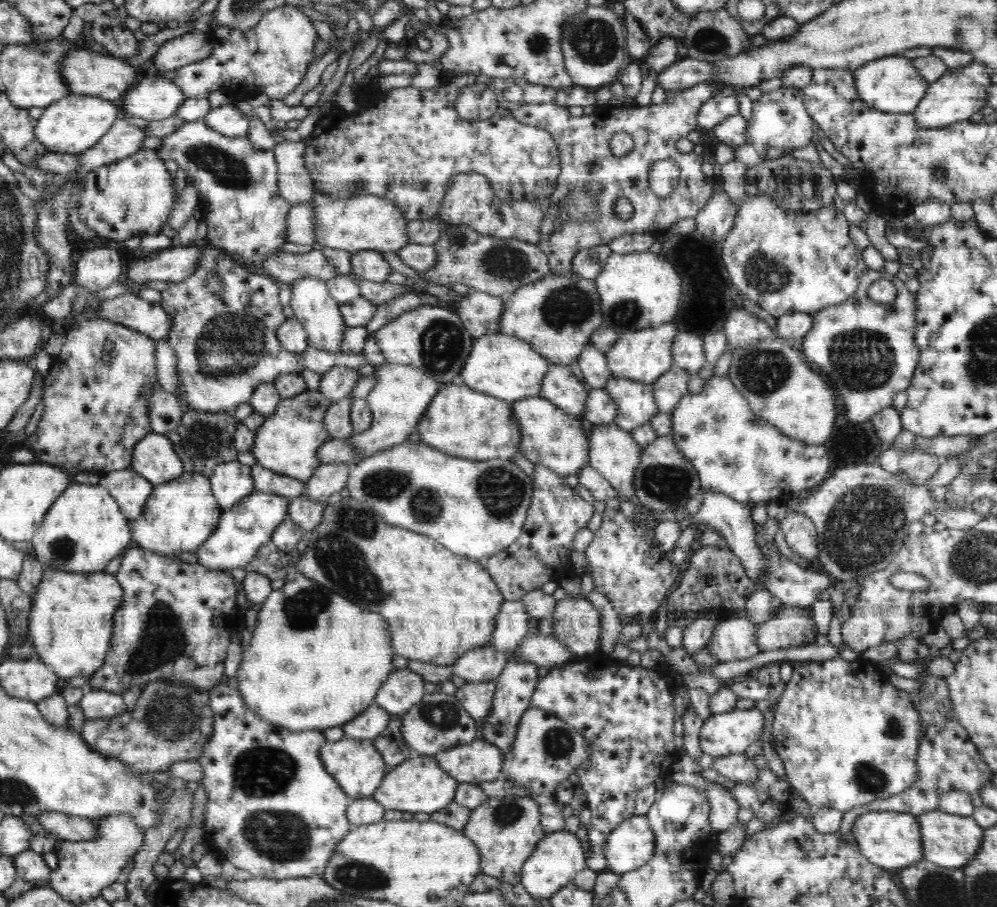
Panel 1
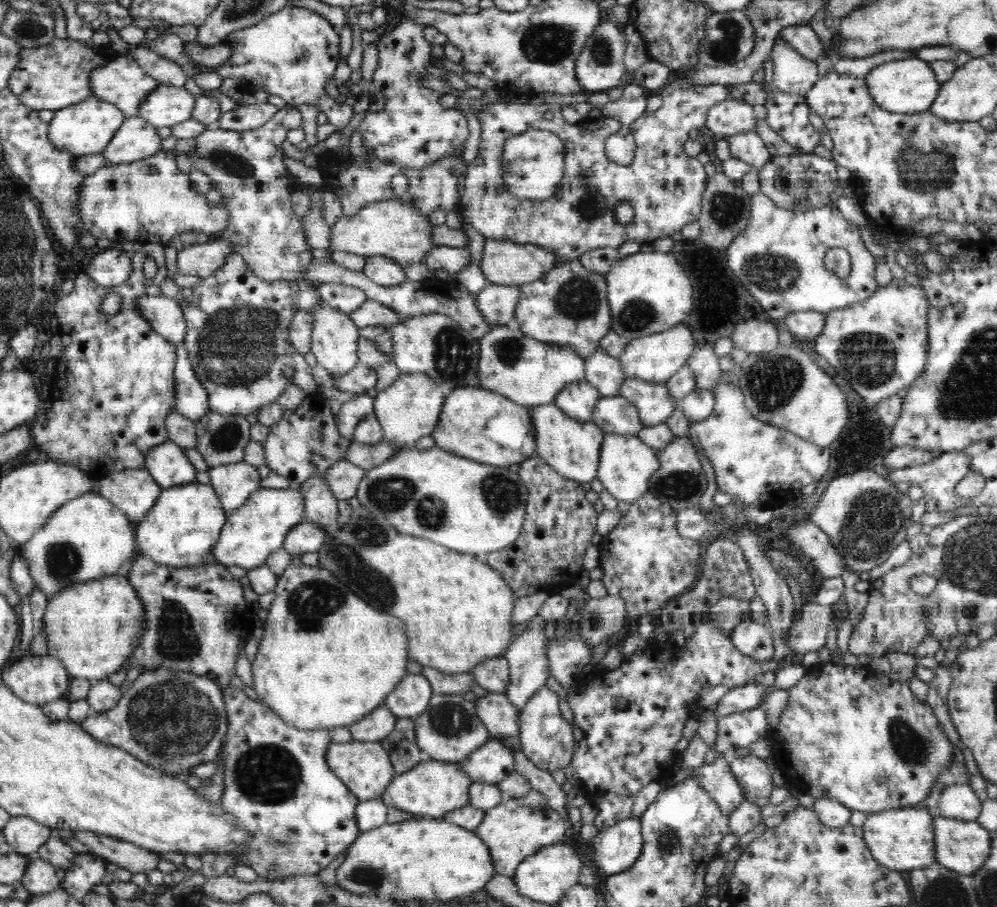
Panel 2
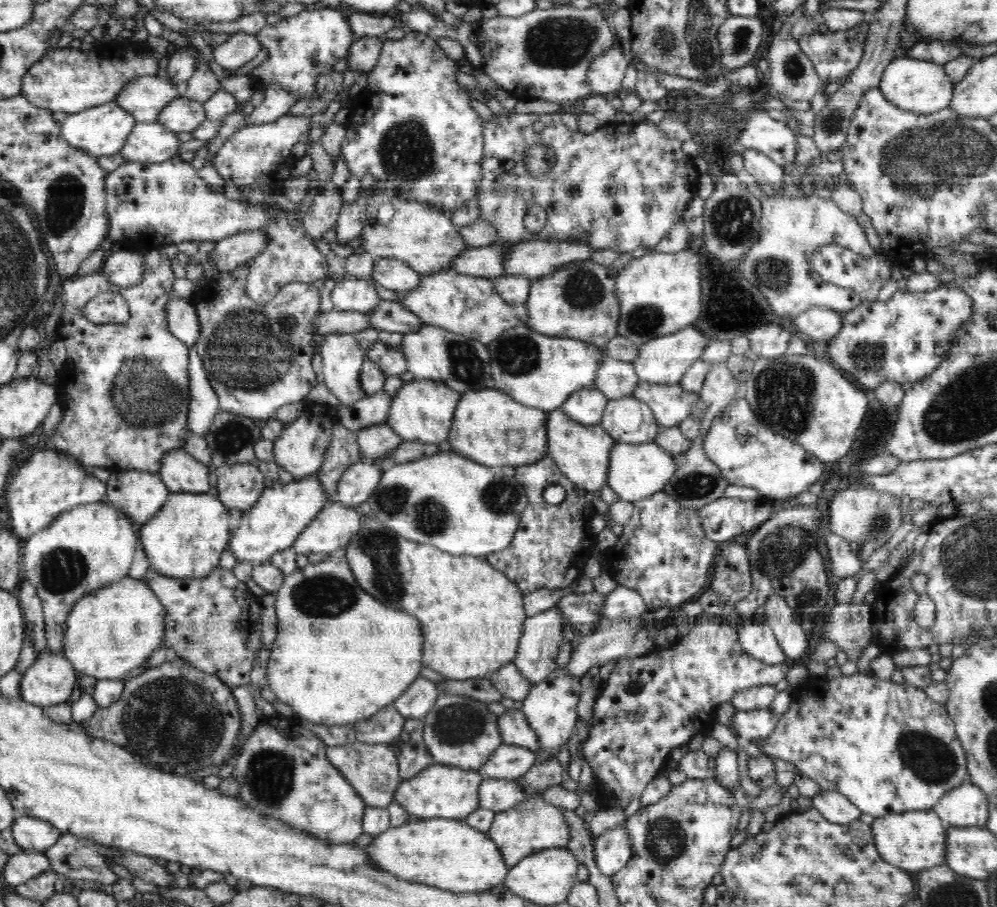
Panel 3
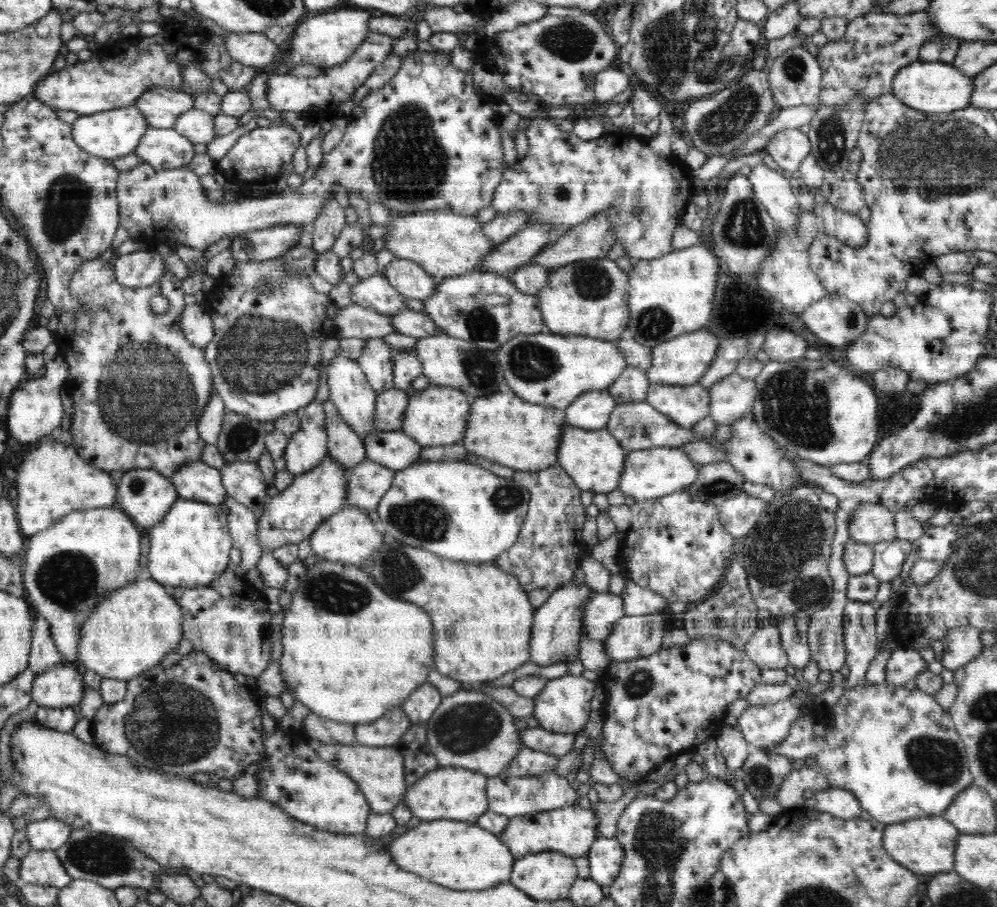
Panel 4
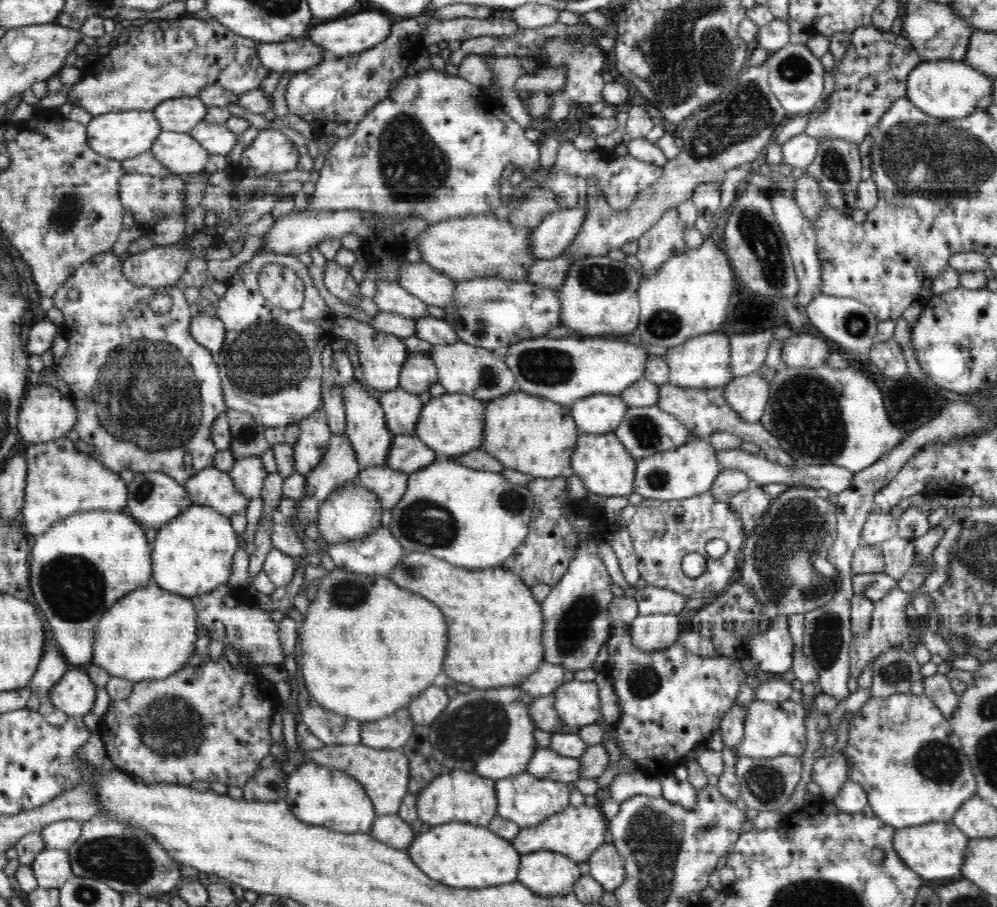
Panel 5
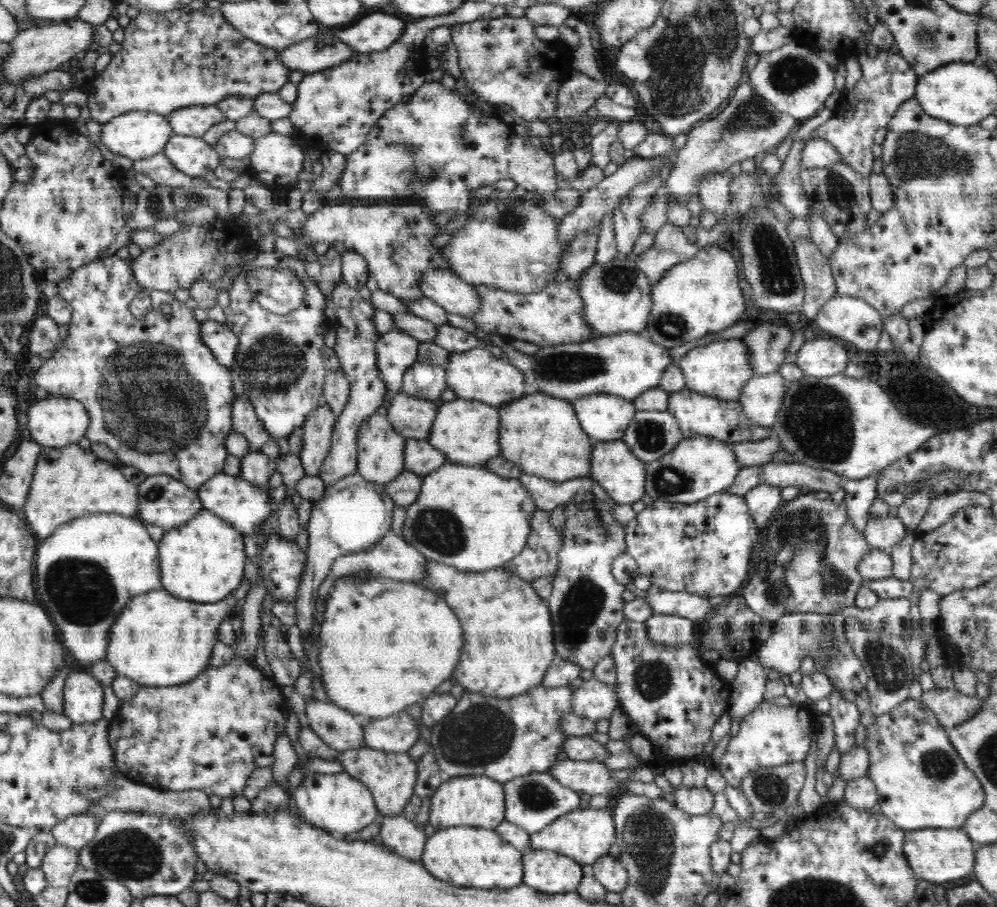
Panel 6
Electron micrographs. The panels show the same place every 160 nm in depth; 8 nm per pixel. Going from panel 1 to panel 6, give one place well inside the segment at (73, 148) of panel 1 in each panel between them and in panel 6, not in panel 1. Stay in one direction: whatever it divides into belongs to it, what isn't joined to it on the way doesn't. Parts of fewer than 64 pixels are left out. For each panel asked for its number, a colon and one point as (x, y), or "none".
2: (85, 128)
3: (102, 130)
4: (109, 134)
5: (117, 135)
6: (138, 134)

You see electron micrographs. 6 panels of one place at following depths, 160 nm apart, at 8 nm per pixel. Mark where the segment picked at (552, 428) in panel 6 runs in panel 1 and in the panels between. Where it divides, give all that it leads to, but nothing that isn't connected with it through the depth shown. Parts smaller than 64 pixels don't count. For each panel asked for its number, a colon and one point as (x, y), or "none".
1: (459, 421)
2: (470, 414)
3: (482, 419)
4: (503, 428)
5: (529, 434)

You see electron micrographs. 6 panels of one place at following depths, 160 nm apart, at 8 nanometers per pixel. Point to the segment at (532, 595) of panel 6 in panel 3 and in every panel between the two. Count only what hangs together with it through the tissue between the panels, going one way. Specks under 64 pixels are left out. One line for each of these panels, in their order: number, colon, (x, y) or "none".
3: (471, 615)
4: (482, 618)
5: (494, 624)

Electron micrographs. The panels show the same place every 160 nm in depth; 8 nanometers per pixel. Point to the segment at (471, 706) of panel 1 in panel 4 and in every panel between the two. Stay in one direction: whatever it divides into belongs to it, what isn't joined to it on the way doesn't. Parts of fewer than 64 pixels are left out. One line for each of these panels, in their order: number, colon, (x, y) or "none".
2: (498, 714)
3: (513, 726)
4: (557, 744)

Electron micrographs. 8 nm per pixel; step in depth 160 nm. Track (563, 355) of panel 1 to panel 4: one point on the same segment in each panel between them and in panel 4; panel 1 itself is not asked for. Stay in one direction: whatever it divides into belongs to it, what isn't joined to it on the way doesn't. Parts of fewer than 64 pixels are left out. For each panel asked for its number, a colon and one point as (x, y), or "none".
2: (568, 306)
3: (579, 300)
4: (589, 297)

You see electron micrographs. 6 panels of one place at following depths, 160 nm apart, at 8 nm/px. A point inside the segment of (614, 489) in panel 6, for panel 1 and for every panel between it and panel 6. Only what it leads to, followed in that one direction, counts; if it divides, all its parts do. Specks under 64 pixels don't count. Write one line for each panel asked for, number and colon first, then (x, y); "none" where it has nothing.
1: (550, 437)
2: (571, 448)
3: (582, 452)
4: (594, 459)
5: (605, 467)

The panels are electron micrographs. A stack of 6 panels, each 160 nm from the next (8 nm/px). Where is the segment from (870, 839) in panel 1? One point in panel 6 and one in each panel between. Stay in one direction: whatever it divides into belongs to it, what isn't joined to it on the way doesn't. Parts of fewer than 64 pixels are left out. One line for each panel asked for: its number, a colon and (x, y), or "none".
2: (902, 839)
3: (914, 841)
4: (926, 845)
5: (934, 850)
6: (942, 854)

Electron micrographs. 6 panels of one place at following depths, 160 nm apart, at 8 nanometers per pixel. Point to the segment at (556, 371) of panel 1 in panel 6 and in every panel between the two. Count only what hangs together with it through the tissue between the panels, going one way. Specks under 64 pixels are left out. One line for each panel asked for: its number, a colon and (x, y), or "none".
2: (577, 400)
3: (586, 406)
4: (591, 411)
5: (602, 413)
6: (602, 417)

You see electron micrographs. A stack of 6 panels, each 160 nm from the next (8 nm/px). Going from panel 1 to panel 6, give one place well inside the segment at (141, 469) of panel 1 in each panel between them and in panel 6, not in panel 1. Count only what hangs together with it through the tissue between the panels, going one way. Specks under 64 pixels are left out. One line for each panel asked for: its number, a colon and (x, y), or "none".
2: (168, 465)
3: (180, 472)
4: (197, 481)
5: (211, 487)
6: (245, 506)

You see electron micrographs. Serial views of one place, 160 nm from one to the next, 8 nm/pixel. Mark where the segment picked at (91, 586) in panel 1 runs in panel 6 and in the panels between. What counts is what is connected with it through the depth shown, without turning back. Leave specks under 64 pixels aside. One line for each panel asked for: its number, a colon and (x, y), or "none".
2: (92, 628)
3: (110, 631)
4: (128, 632)
5: (148, 634)
6: (158, 640)

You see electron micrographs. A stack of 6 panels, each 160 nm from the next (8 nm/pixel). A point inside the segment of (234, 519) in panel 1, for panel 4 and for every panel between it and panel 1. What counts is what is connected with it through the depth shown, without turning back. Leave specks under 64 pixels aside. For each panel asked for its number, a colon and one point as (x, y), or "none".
2: (254, 530)
3: (273, 523)
4: (296, 512)

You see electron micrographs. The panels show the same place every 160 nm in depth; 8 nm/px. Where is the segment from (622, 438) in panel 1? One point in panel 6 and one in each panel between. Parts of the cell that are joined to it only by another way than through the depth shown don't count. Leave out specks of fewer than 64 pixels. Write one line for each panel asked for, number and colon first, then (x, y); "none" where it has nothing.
2: (626, 463)
3: (636, 471)
4: (649, 473)
5: (688, 470)
6: (698, 467)

